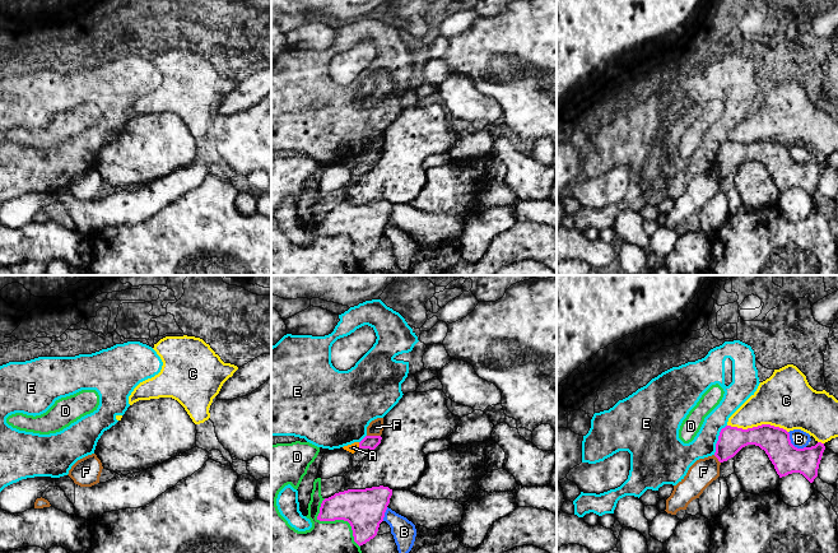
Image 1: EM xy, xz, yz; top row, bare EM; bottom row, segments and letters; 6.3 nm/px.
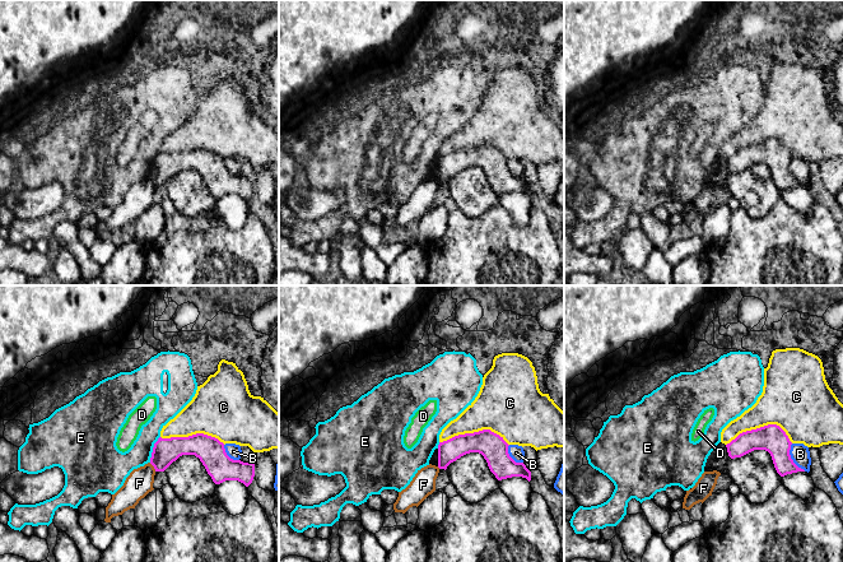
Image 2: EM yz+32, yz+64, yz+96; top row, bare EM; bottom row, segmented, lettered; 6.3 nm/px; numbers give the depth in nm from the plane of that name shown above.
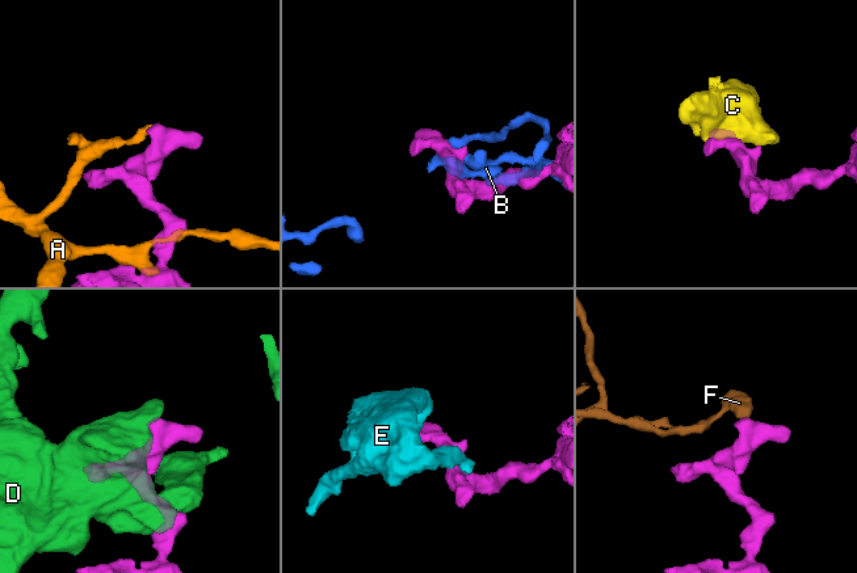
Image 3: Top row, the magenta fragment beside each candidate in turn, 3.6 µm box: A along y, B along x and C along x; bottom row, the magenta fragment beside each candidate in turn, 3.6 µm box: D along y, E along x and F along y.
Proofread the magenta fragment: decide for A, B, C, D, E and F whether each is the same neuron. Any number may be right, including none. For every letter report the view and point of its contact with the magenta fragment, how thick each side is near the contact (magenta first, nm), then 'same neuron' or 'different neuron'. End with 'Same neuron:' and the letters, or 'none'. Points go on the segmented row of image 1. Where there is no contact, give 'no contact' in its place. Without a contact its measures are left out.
A: contact xz (359, 445); calibres 90 and 60 nm; different neuron
B: contact yz (792, 445); calibres 190 and 110 nm; different neuron
C: contact yz (758, 426); calibres 180 and 340 nm; different neuron
D: contact xz (335, 519); calibres 260 and 200 nm; different neuron
E: contact yz (718, 440); calibres 170 and 160 nm; different neuron
F: contact xz (373, 436); calibres 90 and 90 nm; different neuron
Same neuron: none

